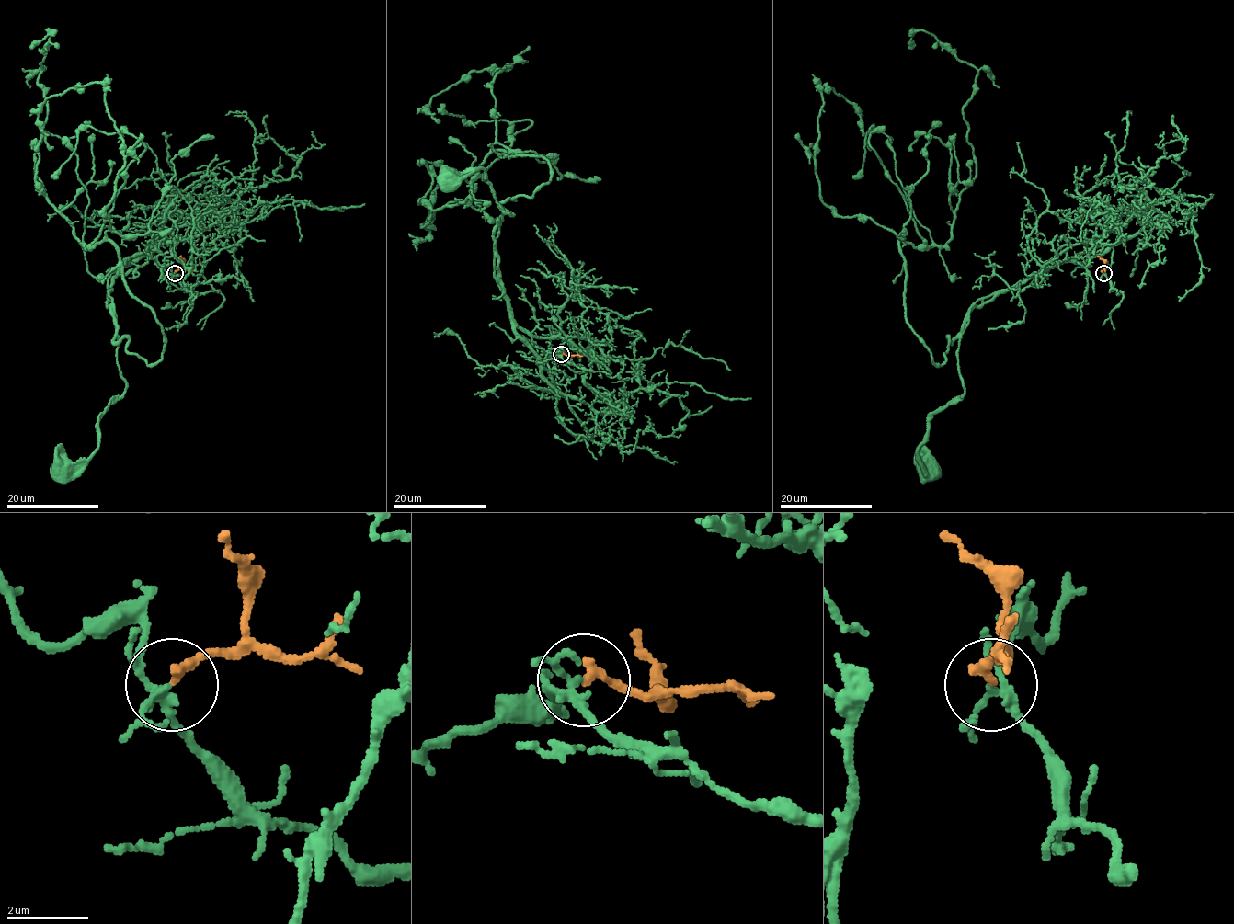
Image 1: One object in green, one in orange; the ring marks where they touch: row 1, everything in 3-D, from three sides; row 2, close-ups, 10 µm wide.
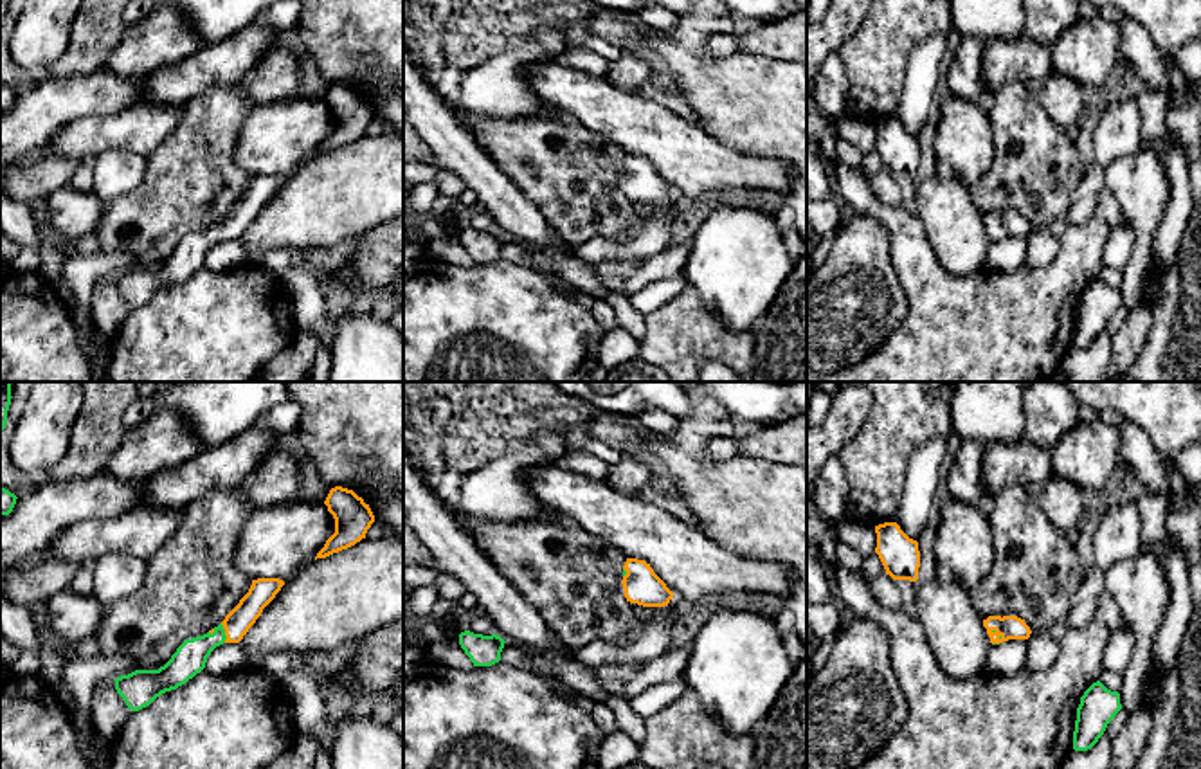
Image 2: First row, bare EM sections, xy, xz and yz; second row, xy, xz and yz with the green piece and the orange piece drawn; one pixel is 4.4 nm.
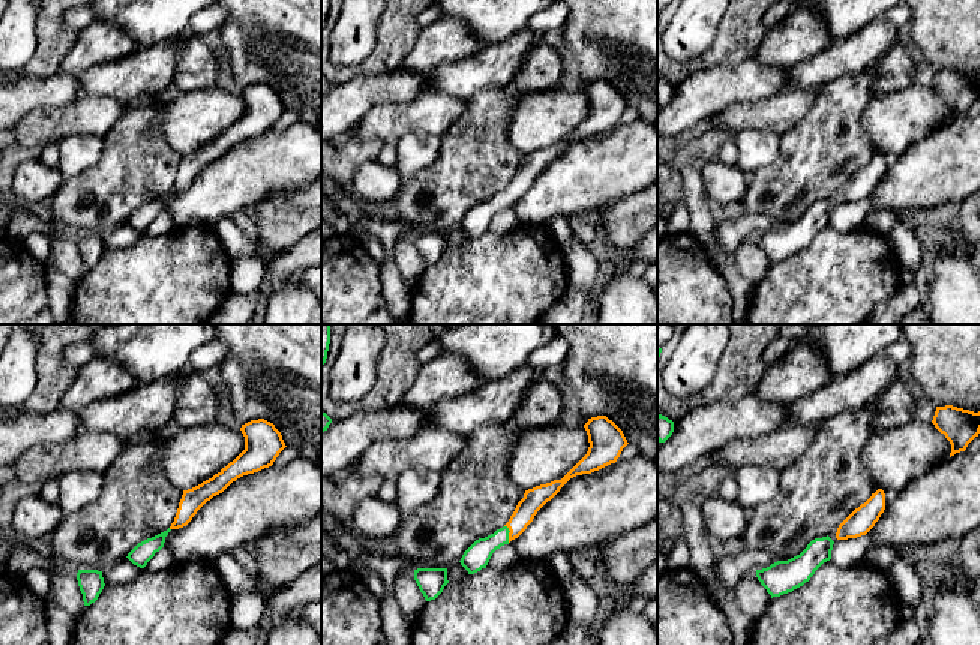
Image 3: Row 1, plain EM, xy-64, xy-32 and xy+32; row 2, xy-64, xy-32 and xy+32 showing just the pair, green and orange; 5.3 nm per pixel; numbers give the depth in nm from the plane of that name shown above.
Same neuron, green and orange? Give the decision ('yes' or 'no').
yes

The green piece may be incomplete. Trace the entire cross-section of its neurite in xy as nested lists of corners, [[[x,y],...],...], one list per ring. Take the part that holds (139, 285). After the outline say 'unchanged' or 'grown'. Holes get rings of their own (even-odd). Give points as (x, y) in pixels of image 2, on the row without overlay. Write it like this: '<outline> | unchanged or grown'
[[[279,175],[252,176],[248,189],[203,232],[185,236],[158,267],[135,267],[115,277],[115,286],[131,308],[149,303],[166,288],[176,286],[205,265],[211,249],[223,240],[239,240],[263,205],[284,182]]] | grown

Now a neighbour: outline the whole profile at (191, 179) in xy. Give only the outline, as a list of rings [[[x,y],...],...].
[[[239,85],[200,94],[189,101],[175,131],[146,157],[140,185],[104,207],[94,231],[99,250],[128,252],[137,259],[137,267],[158,267],[185,236],[218,223],[252,182],[234,160],[234,146],[241,122],[254,106]]]

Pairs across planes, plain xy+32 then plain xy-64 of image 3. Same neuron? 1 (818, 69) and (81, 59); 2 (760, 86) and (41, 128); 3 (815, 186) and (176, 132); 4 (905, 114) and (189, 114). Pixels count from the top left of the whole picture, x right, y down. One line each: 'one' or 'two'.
1: two
2: one
3: two
4: one

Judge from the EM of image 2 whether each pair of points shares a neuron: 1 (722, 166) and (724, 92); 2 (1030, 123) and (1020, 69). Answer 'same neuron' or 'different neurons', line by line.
1: different neurons
2: different neurons

